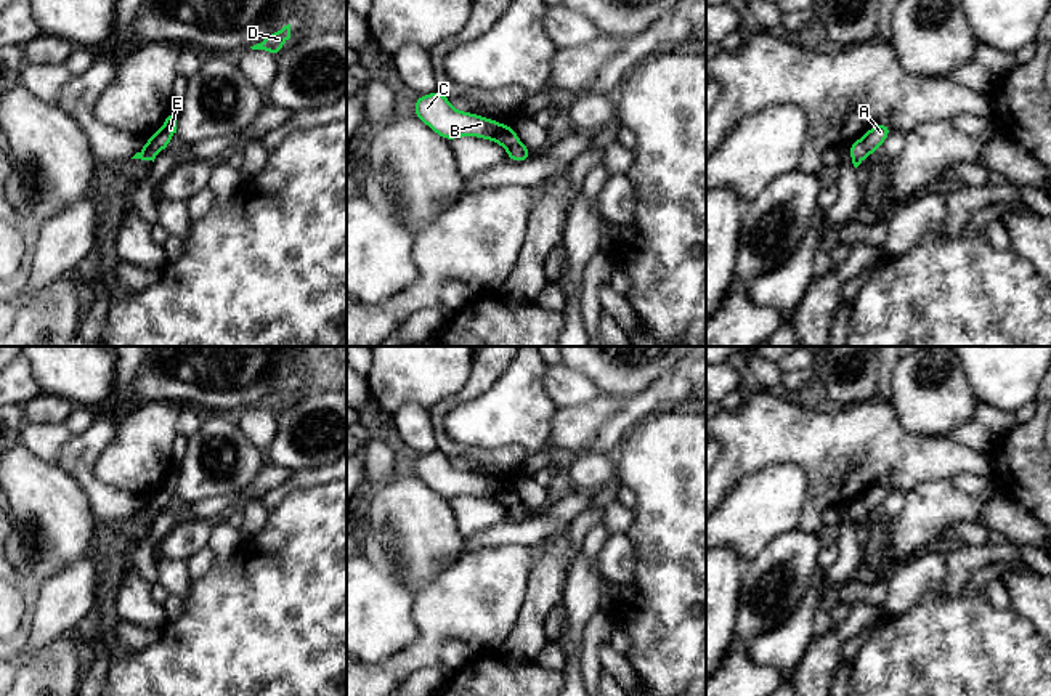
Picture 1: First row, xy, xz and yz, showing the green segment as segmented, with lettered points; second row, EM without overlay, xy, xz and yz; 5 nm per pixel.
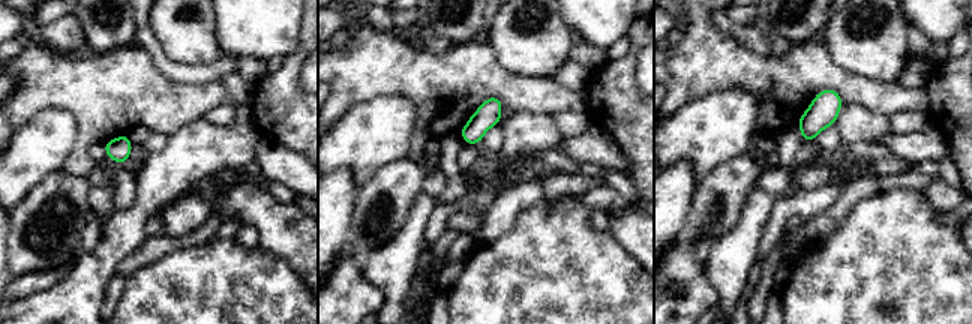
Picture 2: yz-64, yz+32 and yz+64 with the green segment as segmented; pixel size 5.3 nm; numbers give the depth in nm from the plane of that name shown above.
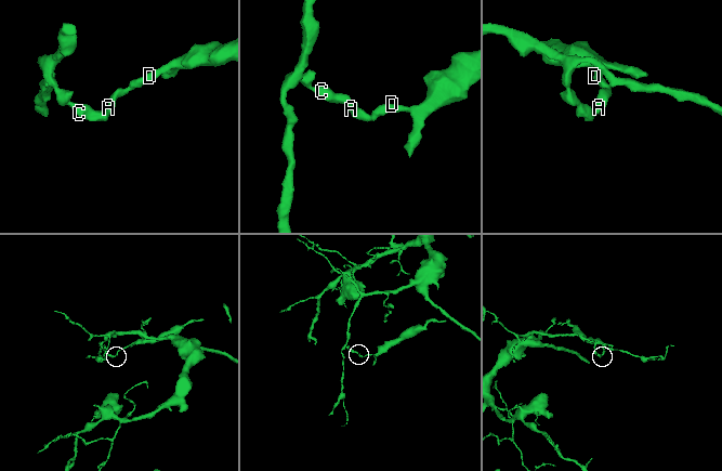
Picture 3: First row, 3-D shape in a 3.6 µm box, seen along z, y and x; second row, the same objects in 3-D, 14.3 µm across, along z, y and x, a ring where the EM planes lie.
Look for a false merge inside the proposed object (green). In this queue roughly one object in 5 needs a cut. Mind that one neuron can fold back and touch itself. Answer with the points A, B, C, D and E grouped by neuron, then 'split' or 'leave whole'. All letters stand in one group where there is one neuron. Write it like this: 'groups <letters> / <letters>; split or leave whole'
groups A D E / B C; split

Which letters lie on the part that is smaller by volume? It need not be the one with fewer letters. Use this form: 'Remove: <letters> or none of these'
Remove: A, D, E

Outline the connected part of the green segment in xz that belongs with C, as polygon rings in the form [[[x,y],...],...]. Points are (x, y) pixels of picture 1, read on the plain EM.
[[[438,449],[416,459],[414,475],[448,500],[461,496],[477,496],[491,499],[505,508],[520,502],[513,486],[478,473],[457,470],[451,465],[448,455]]]

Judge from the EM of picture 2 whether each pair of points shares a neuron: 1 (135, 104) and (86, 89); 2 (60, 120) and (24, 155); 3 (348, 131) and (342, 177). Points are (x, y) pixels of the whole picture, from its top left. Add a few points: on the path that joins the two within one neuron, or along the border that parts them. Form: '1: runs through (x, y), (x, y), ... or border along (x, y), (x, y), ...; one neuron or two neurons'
1: runs through (123, 93), (104, 93), (98, 90); one neuron
2: runs through (53, 131), (35, 150); one neuron
3: border along (333, 171), (348, 170), (359, 189); two neurons

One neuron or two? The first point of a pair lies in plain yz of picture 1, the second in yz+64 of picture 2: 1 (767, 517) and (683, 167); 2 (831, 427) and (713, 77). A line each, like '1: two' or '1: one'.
1: two
2: one

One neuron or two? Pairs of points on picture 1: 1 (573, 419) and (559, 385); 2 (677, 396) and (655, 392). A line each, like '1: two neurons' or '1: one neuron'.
1: two neurons
2: two neurons

